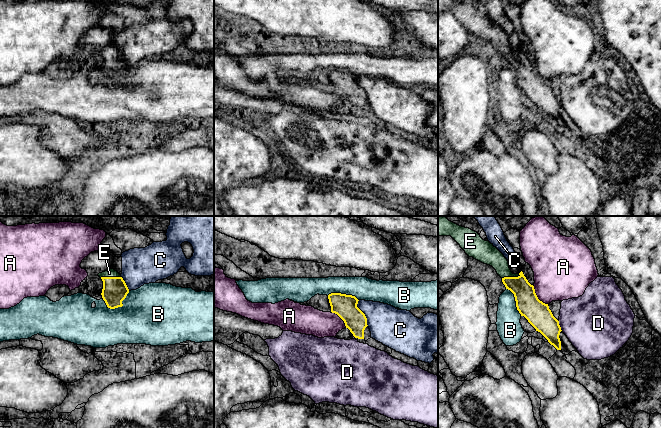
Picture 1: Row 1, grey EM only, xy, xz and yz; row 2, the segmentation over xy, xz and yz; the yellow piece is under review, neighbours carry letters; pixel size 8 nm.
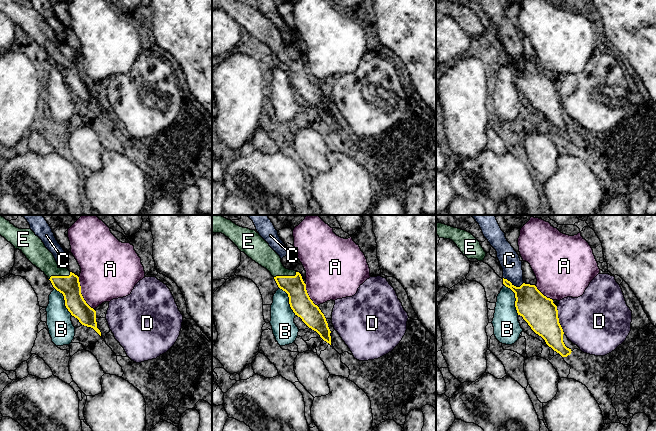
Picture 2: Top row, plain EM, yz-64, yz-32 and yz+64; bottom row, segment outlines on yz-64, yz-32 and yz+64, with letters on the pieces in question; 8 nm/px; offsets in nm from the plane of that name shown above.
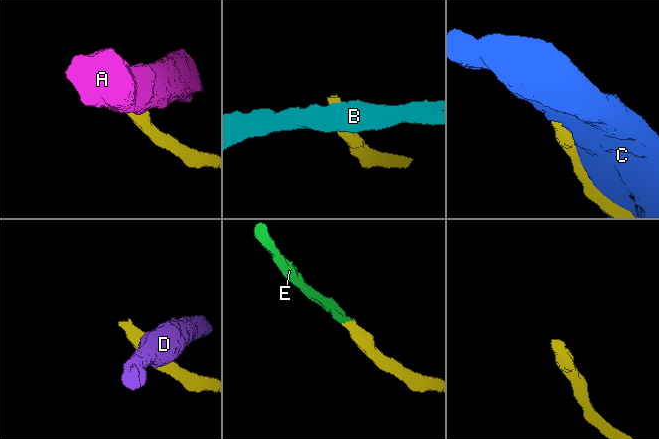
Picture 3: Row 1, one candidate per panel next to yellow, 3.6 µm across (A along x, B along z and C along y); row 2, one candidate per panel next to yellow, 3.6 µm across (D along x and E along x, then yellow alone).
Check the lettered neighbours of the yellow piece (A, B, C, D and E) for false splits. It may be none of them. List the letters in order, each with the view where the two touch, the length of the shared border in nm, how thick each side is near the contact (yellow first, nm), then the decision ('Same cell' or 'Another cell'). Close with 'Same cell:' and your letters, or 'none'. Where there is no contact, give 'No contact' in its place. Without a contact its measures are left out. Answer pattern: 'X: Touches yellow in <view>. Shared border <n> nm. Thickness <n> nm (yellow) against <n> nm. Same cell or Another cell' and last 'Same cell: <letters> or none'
A: Touches yellow in yz. Shared border 190 nm. Thickness 200 nm (yellow) against 400 nm. Another cell
B: Touches yellow in xy. Shared border 240 nm. Thickness 200 nm (yellow) against 440 nm. Another cell
C: Touches yellow in xz. Shared border 220 nm. Thickness 190 nm (yellow) against 300 nm. Another cell
D: Touches yellow in yz. Shared border 100 nm. Thickness 200 nm (yellow) against 440 nm. Another cell
E: Touches yellow in xy. Shared border 170 nm. Thickness 200 nm (yellow) against 60 nm. Same cell
Same cell: E

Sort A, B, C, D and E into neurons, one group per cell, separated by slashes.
A / B / C / D / E

